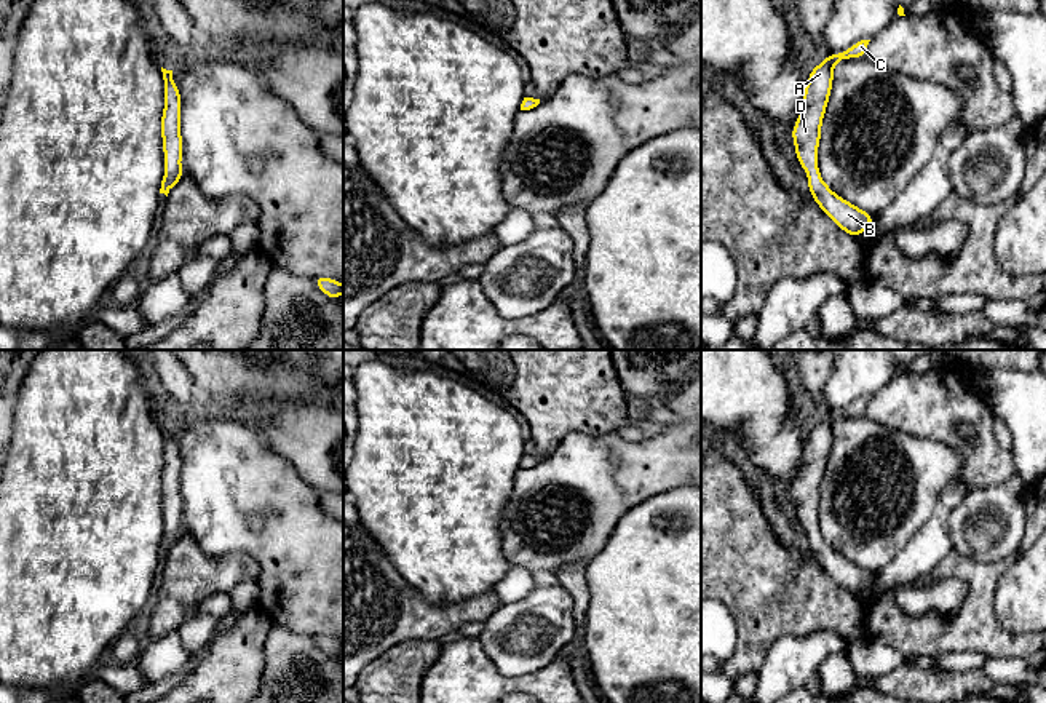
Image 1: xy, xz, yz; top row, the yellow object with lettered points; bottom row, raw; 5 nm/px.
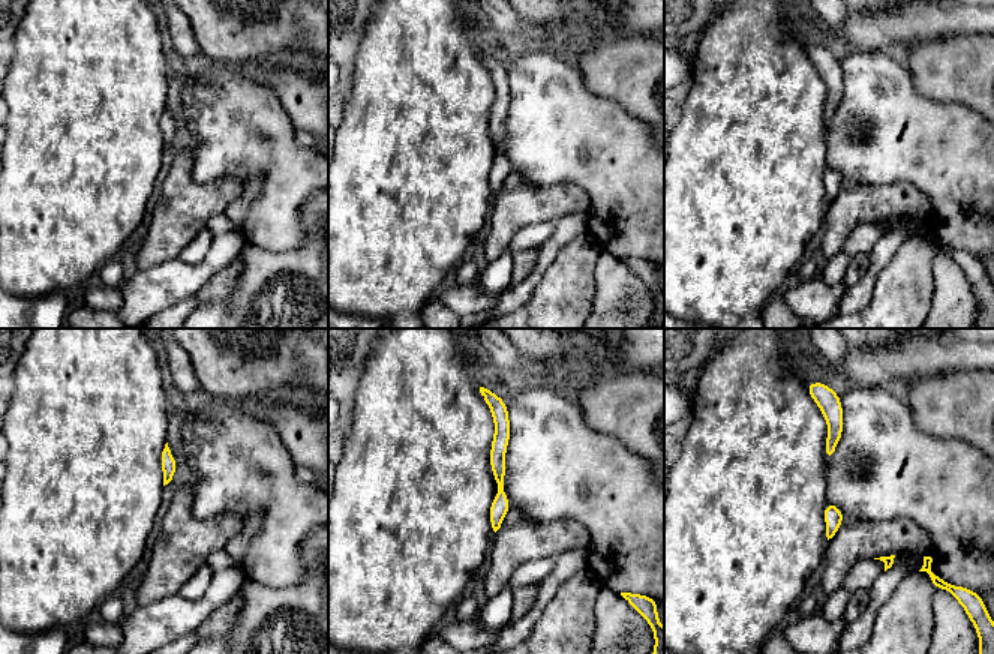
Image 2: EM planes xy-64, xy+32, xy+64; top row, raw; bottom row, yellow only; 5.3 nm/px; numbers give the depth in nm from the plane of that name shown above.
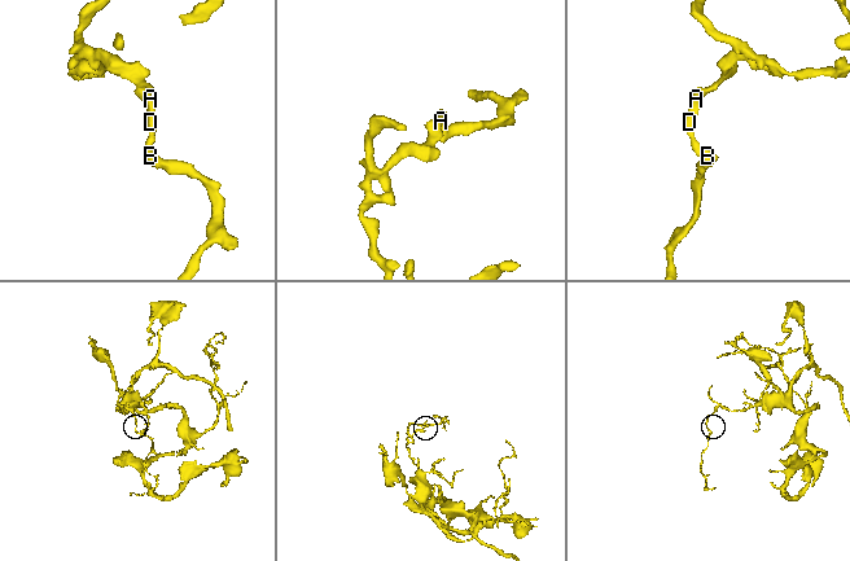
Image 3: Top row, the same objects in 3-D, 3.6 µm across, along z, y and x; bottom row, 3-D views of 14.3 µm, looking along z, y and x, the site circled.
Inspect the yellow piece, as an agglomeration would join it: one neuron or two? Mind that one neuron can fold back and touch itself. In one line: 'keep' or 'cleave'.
keep

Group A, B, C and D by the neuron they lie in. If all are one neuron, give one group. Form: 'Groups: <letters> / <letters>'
Groups: A B C D

